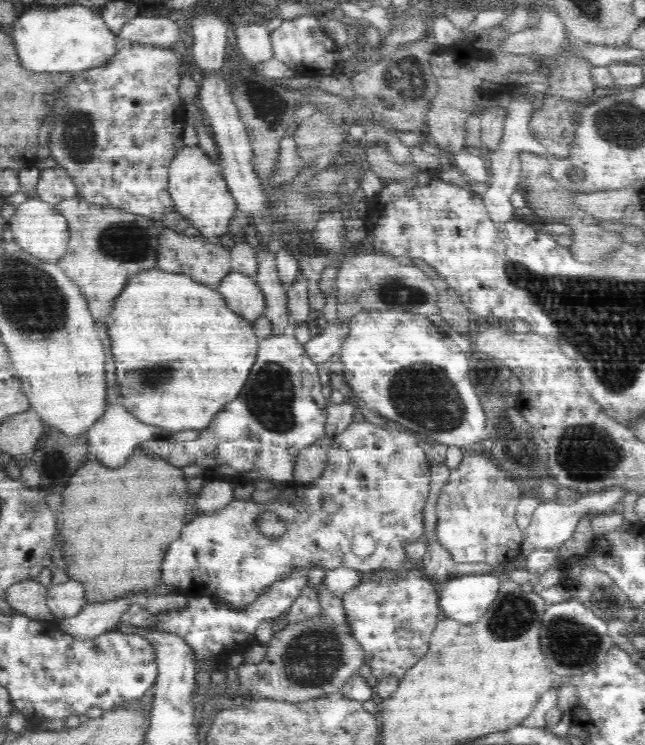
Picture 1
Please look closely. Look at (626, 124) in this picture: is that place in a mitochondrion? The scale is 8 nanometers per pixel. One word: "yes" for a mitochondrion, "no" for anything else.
yes

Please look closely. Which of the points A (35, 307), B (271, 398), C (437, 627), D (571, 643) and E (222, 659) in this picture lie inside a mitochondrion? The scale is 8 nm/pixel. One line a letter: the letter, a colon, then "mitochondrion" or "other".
A: mitochondrion
B: mitochondrion
C: other
D: mitochondrion
E: other

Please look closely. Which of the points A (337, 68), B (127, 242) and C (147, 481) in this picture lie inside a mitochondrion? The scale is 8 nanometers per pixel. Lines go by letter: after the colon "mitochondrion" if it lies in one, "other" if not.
A: other
B: mitochondrion
C: other

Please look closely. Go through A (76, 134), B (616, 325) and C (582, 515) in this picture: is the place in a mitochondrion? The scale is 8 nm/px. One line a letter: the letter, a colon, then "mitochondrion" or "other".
A: mitochondrion
B: mitochondrion
C: other

